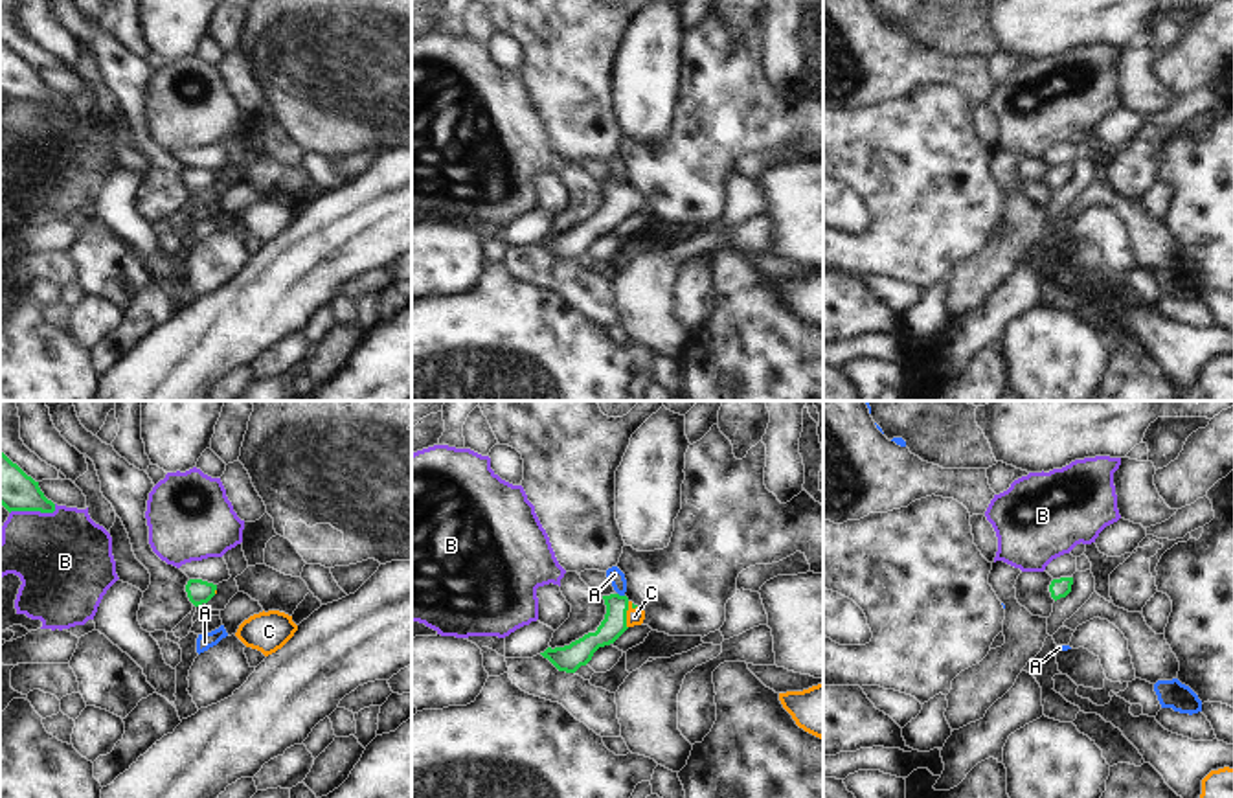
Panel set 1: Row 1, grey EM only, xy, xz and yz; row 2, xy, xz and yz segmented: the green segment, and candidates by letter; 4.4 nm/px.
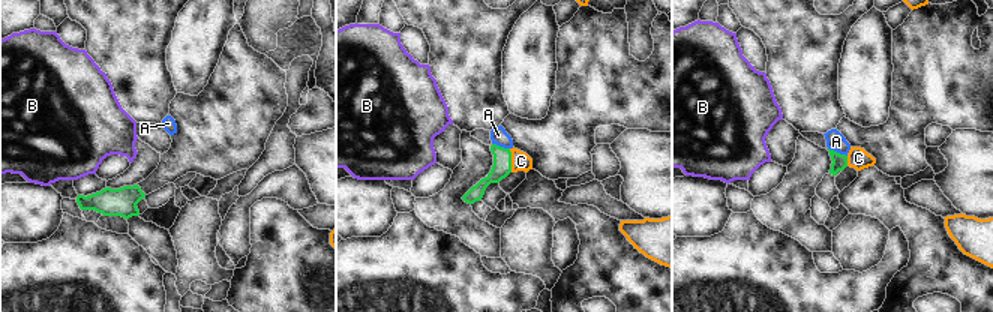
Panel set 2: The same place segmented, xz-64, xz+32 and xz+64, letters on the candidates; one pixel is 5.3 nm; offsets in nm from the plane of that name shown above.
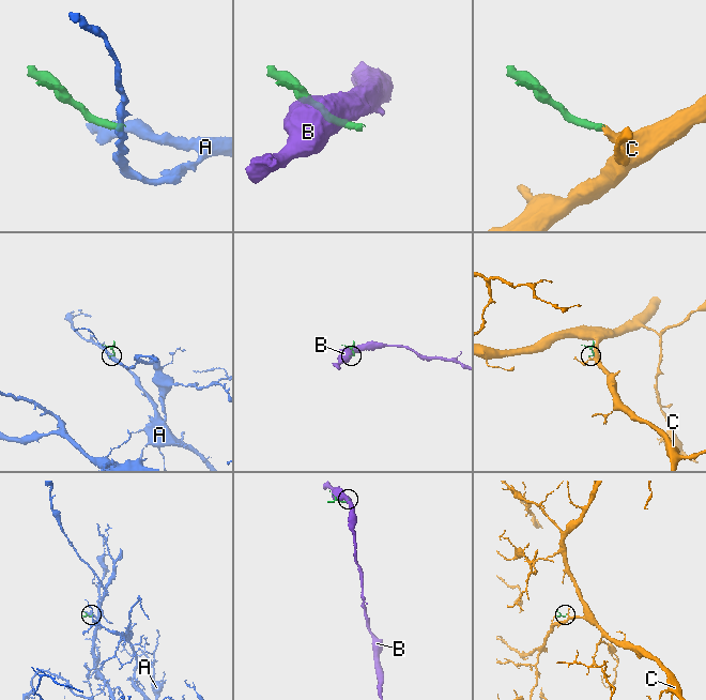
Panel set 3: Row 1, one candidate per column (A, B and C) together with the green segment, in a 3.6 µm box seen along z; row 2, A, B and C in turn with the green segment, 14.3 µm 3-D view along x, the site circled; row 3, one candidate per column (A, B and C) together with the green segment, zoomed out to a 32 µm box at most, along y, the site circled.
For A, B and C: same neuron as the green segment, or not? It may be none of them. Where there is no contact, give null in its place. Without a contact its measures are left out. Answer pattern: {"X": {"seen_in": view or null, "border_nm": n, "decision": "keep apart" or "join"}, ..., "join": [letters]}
{"A": {"seen_in": "xz", "border_nm": 40, "decision": "keep apart"}, "B": {"seen_in": "xy", "border_nm": 220, "decision": "keep apart"}, "C": {"seen_in": "xz", "border_nm": 120, "decision": "join"}, "join": ["C"]}

